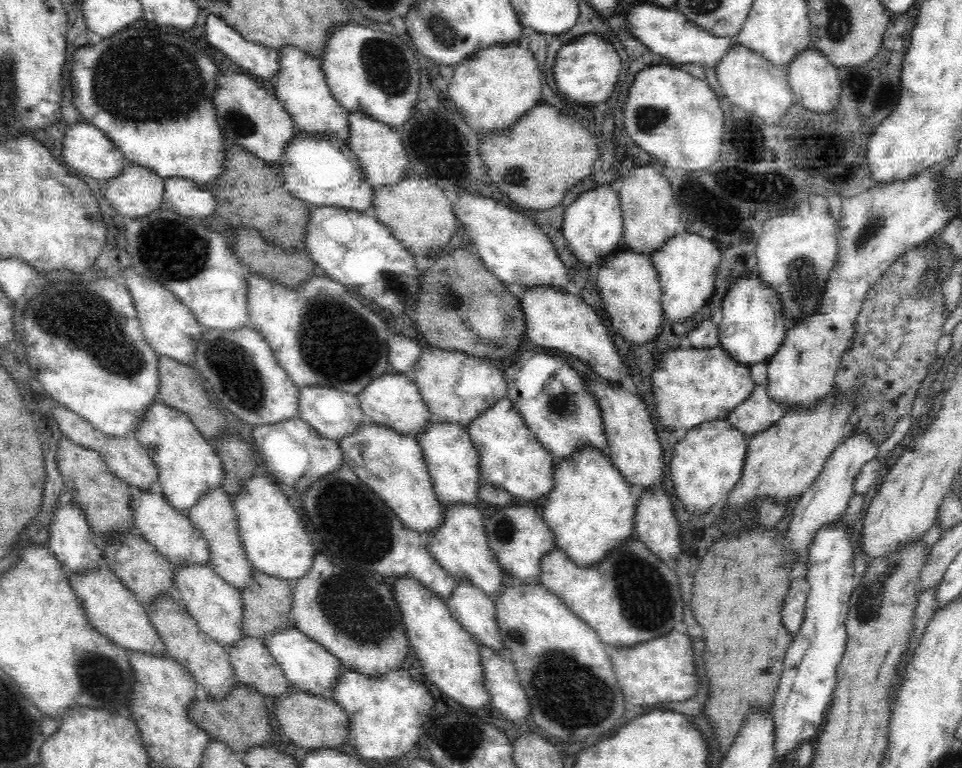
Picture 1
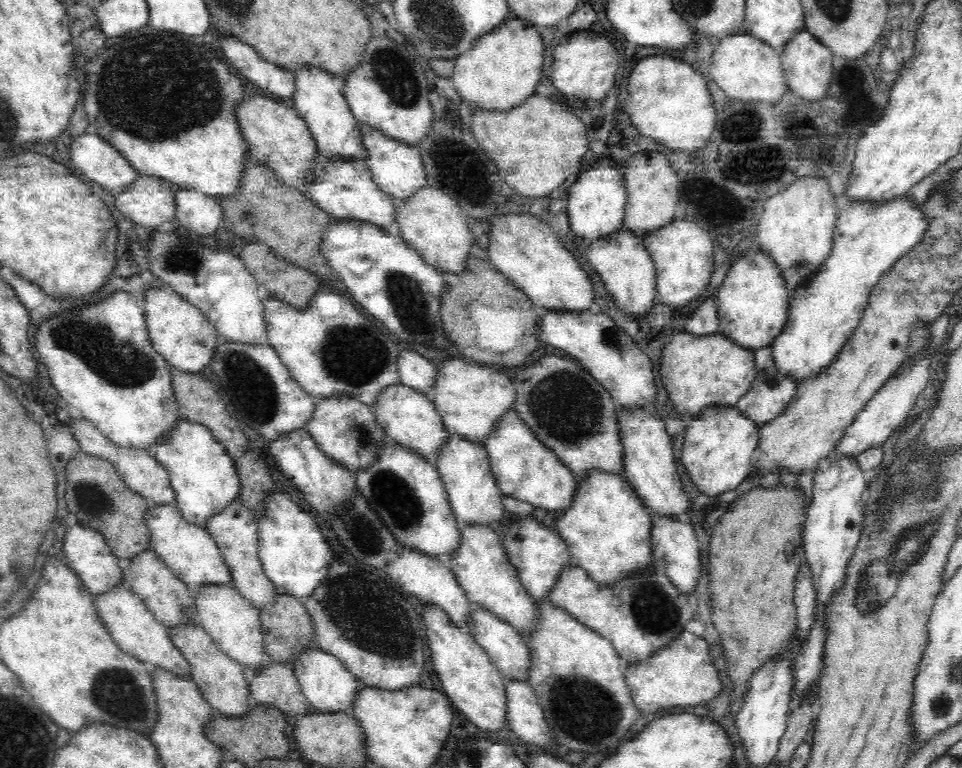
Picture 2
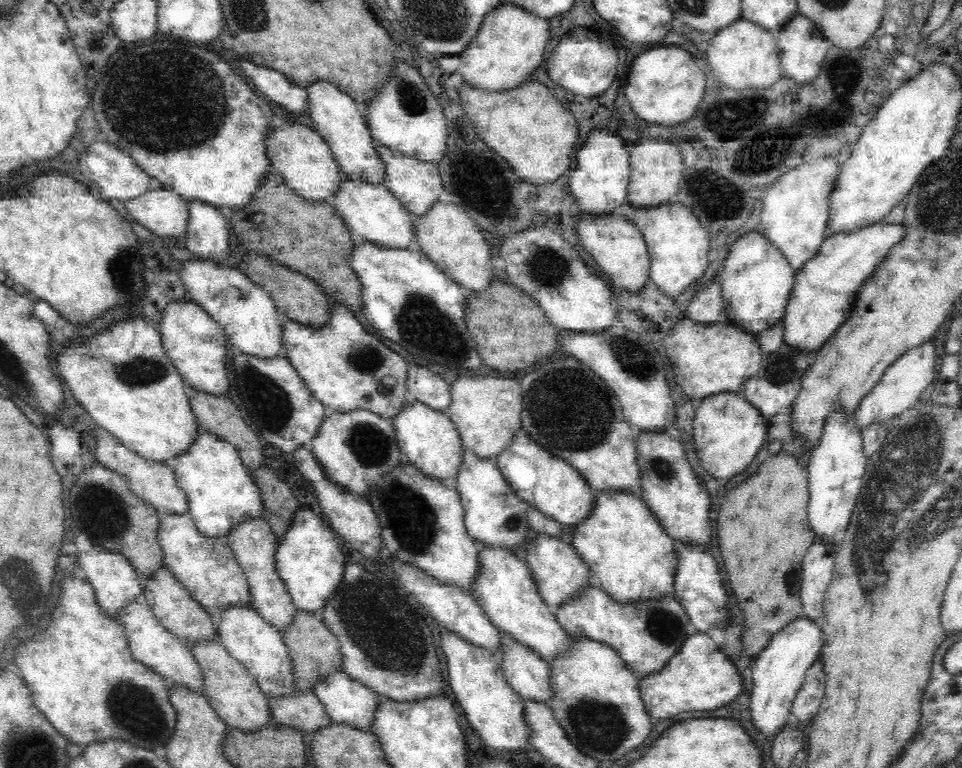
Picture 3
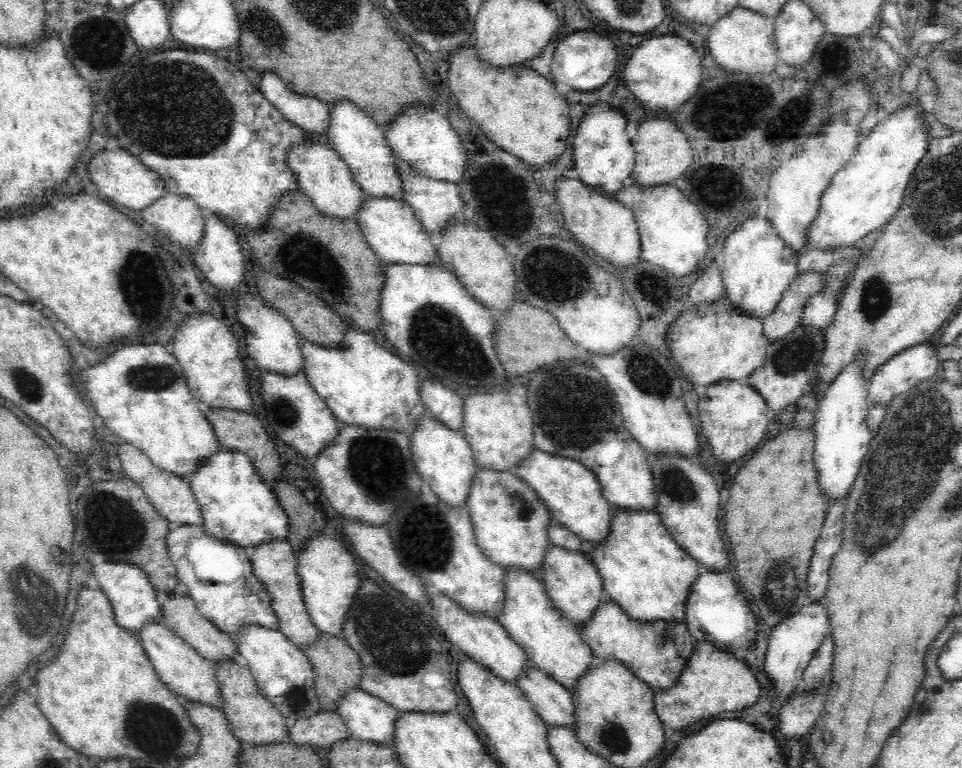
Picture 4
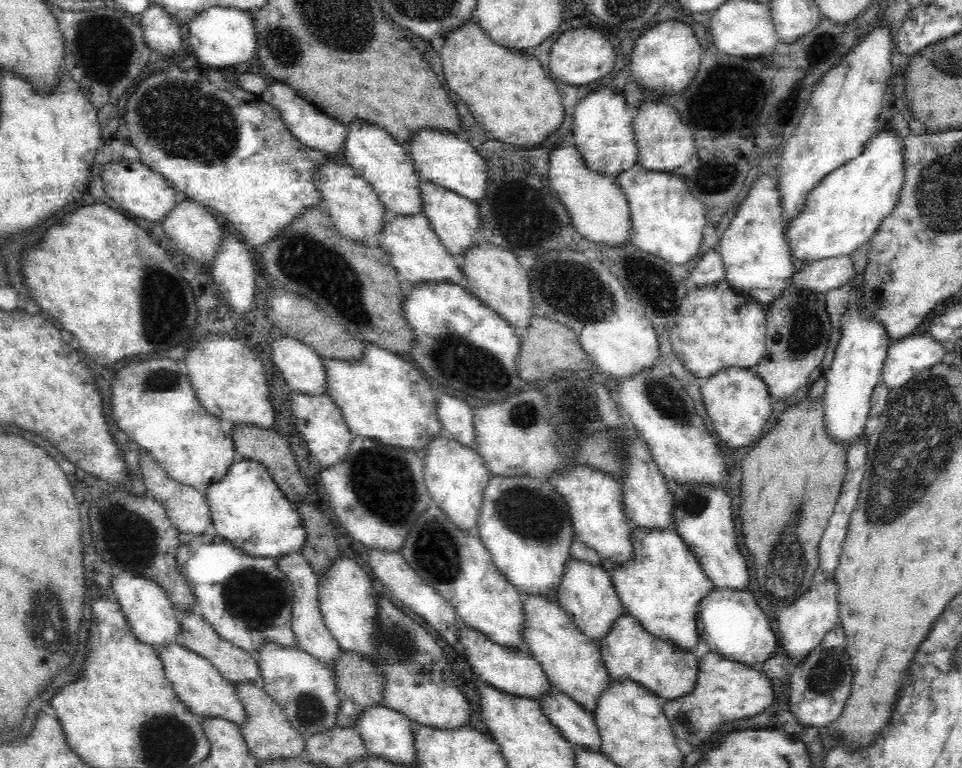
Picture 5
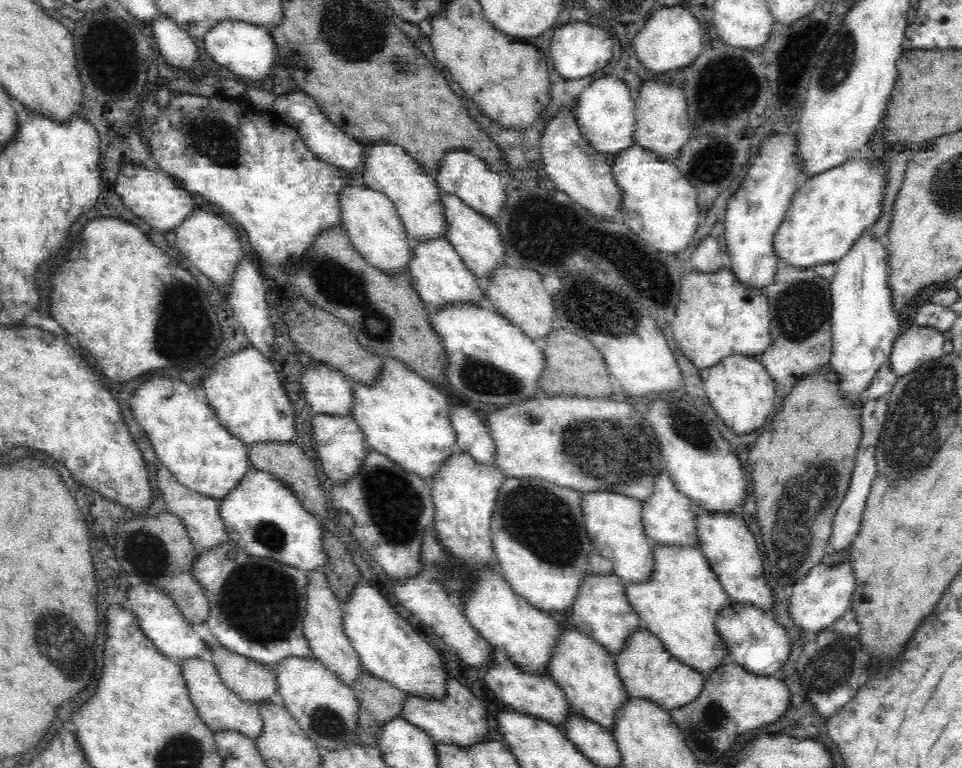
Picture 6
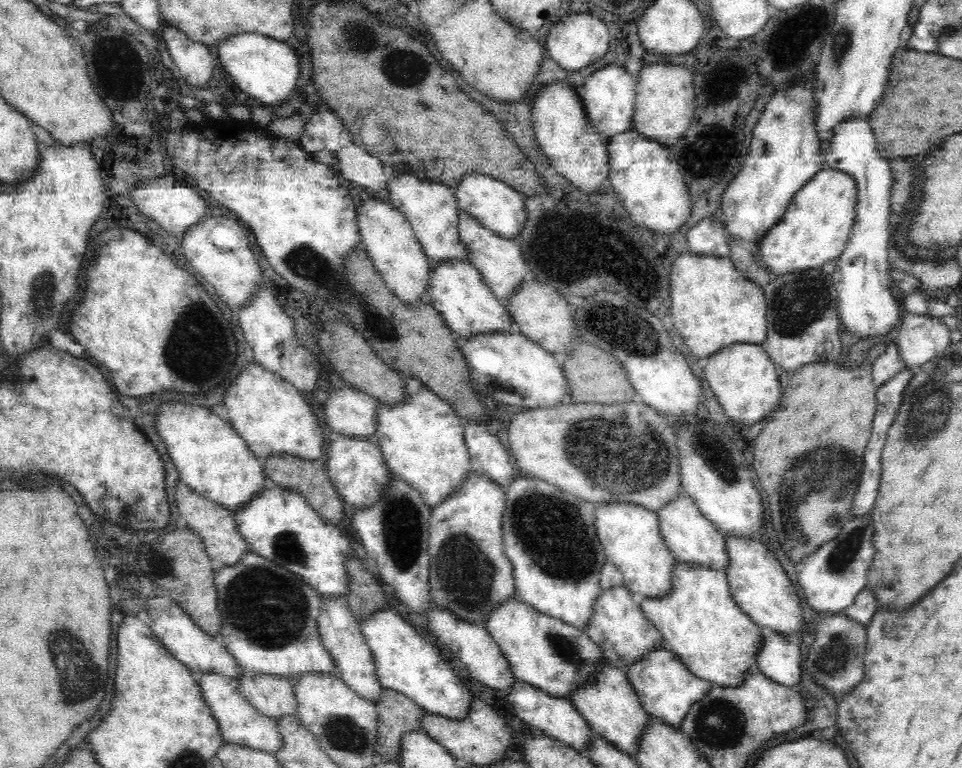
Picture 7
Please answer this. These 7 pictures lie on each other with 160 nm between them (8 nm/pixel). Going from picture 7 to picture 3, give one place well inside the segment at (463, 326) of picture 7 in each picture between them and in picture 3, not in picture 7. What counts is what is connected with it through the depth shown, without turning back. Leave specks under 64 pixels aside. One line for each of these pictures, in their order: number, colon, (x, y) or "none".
3: (370, 211)
4: (389, 226)
5: (417, 255)
6: (438, 275)

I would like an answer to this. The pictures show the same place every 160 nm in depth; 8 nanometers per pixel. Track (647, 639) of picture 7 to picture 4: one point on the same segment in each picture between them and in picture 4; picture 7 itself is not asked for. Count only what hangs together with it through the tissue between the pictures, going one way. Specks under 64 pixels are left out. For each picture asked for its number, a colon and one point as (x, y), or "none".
4: (572, 583)
5: (585, 593)
6: (600, 610)

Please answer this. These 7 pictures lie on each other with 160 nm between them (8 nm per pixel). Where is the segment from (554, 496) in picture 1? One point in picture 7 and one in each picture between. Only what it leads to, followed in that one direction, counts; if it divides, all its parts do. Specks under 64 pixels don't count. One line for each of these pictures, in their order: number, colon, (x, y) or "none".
2: (606, 526)
3: (630, 556)
4: (643, 569)
5: (662, 584)
6: (677, 604)
7: (699, 622)

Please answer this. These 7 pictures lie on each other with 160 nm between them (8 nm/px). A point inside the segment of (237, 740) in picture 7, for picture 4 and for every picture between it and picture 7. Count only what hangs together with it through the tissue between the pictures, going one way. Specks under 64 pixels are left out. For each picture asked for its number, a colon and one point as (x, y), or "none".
4: (189, 676)
5: (197, 683)
6: (216, 705)

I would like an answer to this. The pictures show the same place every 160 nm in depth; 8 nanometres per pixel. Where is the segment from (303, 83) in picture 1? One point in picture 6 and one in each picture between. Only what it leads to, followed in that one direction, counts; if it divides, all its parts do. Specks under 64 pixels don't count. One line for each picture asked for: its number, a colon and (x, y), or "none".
2: (318, 101)
3: (335, 115)
4: (360, 143)
5: (377, 157)
6: (386, 167)

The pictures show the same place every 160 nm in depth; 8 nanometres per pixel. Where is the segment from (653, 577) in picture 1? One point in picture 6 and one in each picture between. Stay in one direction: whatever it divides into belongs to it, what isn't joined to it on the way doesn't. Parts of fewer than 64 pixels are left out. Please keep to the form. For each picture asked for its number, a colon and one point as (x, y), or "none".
2: (641, 612)
3: (646, 633)
4: (655, 651)
5: (628, 651)
6: (646, 669)

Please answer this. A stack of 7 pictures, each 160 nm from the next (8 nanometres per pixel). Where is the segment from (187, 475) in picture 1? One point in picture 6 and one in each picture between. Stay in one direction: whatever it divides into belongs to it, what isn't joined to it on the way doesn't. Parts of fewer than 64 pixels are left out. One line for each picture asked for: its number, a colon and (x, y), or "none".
2: (203, 478)
3: (219, 491)
4: (236, 506)
5: (247, 509)
6: (261, 514)

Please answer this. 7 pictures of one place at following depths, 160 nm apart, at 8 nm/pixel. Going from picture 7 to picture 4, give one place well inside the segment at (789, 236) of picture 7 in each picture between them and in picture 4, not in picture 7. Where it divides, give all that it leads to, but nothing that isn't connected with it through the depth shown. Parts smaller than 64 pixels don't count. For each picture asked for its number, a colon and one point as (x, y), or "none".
4: (864, 195)
5: (844, 211)
6: (828, 214)

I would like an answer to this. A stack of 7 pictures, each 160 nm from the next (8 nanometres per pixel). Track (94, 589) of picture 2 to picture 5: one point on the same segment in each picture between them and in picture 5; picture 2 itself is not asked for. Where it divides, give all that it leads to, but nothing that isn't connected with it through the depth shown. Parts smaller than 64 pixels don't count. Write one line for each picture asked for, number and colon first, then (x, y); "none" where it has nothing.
3: (115, 583)
4: (134, 601)
5: (151, 618)

